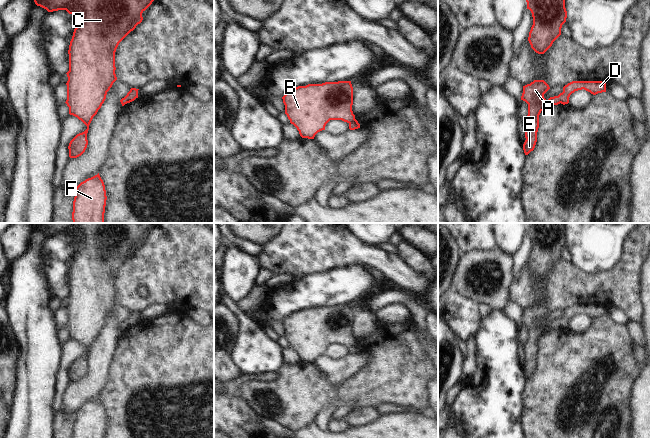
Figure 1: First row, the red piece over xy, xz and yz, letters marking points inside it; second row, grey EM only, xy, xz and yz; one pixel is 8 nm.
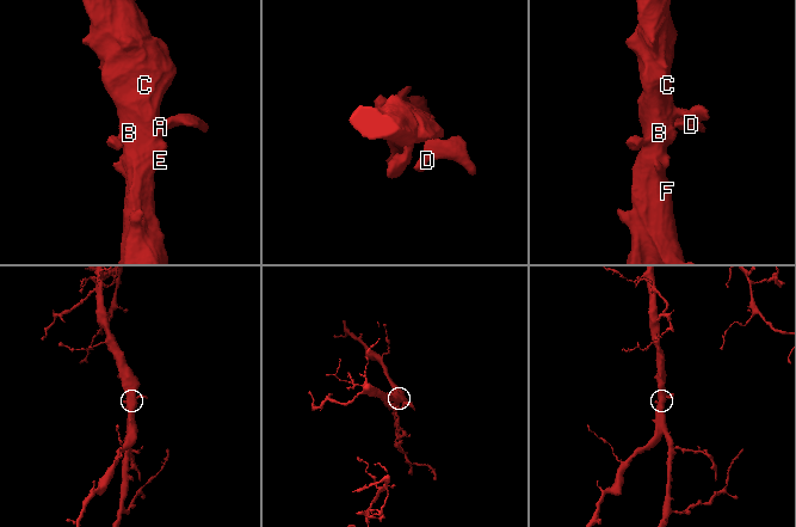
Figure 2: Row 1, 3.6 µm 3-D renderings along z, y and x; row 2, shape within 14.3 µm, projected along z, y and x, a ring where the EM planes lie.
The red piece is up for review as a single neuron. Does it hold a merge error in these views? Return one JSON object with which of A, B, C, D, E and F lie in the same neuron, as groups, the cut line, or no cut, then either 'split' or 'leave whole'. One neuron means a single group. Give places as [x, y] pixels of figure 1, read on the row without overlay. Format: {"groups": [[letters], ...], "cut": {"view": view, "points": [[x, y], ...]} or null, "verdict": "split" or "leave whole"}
{"groups": [["A", "B", "C", "D", "E", "F"]], "cut": null, "verdict": "leave whole"}

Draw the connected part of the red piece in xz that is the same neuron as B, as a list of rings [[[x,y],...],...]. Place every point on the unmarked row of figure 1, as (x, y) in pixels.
[[[351,305],[325,306],[298,310],[287,316],[283,321],[285,338],[302,362],[314,363],[315,359],[325,354],[330,344],[342,344],[349,348],[350,354],[360,352],[352,335],[353,311]]]

